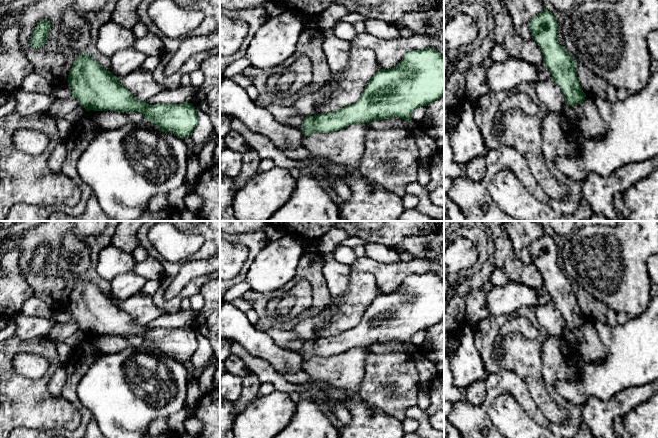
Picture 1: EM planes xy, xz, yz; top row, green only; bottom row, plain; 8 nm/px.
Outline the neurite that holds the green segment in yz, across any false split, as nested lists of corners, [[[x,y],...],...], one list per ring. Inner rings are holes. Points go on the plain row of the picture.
[[[548,234],[535,239],[529,246],[532,263],[541,273],[544,291],[551,296],[551,303],[561,312],[565,328],[573,331],[582,328],[583,316],[575,295],[575,285],[557,264],[557,244]]]

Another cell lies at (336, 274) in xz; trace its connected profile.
[[[303,241],[303,247],[307,251],[319,254],[324,260],[322,273],[329,288],[331,299],[331,303],[321,312],[302,319],[291,330],[302,342],[305,342],[318,338],[317,331],[328,323],[325,313],[348,293],[350,266],[336,261],[333,251],[321,253],[317,242]]]

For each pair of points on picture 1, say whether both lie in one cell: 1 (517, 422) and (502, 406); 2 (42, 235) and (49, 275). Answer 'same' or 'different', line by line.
1: same
2: same

